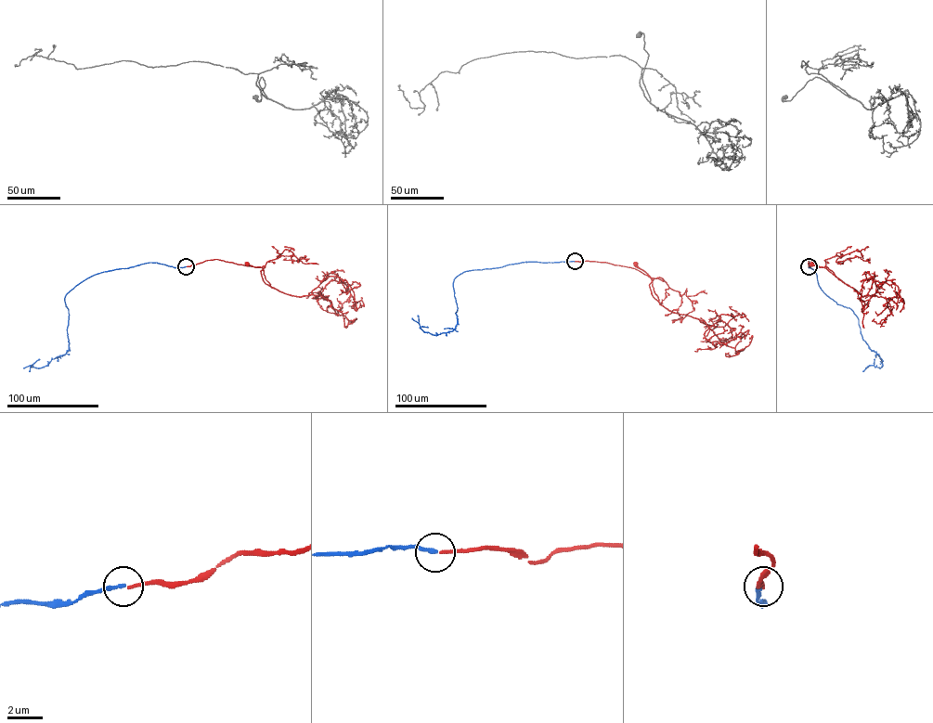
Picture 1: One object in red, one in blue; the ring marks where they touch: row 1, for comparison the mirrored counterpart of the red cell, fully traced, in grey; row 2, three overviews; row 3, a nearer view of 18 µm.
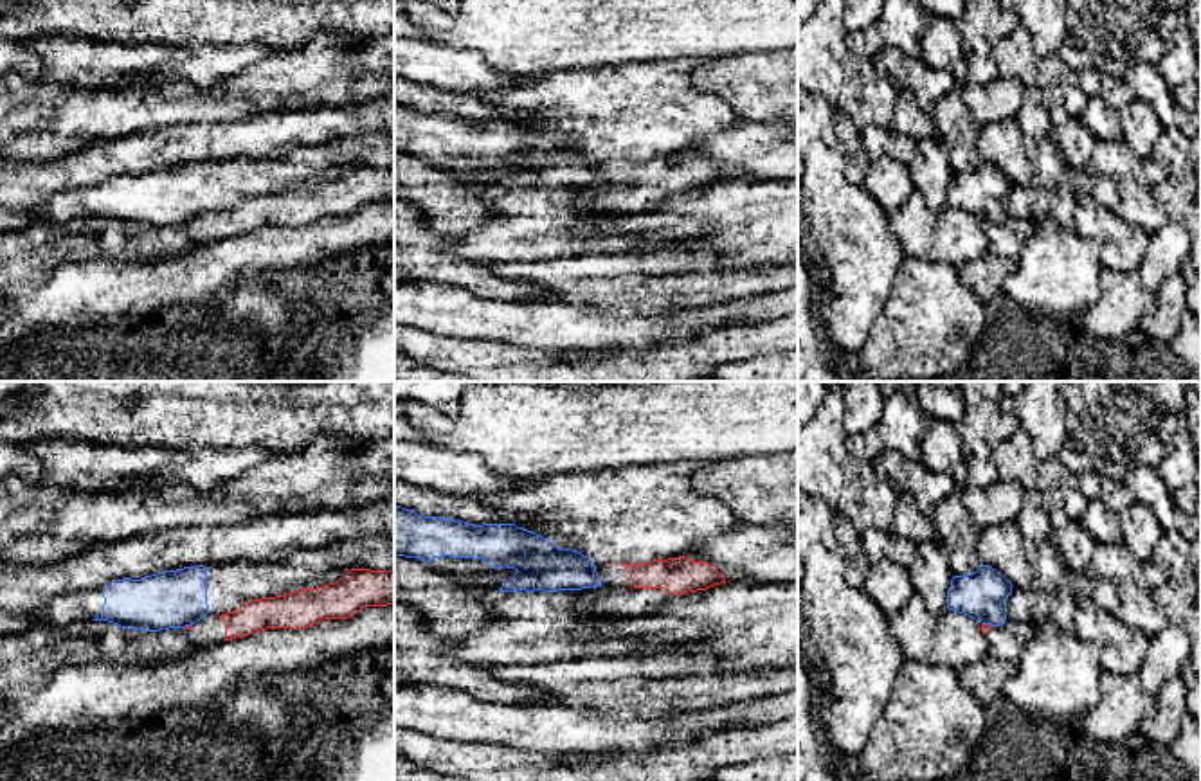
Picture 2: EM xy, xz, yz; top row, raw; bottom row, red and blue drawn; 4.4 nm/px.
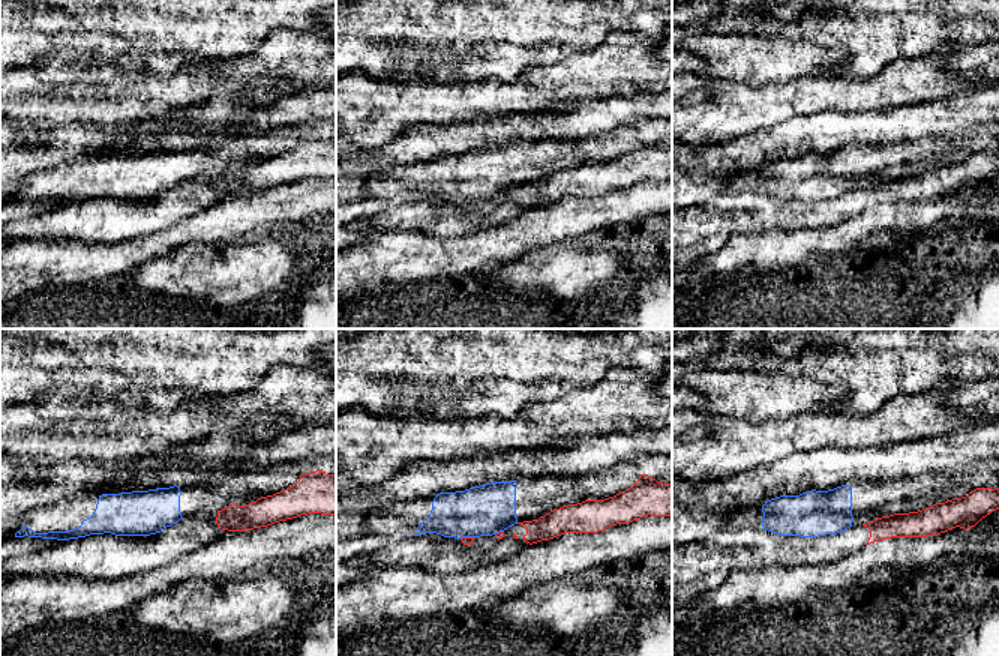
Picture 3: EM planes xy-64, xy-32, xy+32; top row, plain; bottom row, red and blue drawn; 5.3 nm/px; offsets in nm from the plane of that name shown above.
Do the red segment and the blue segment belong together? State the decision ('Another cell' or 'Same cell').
Another cell

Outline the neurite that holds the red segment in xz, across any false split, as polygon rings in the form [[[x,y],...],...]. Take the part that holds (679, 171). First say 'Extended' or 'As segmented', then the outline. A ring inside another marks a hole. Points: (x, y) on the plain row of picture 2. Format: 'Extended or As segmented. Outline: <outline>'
Extended. Outline: [[[686,153],[648,160],[596,162],[600,184],[582,185],[583,211],[641,214],[657,209],[679,191],[706,187],[726,180],[715,162]]]

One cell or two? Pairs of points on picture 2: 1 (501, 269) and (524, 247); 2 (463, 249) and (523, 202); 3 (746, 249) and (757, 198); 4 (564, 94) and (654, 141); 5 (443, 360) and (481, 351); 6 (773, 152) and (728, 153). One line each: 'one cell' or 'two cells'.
1: two cells
2: one cell
3: one cell
4: one cell
5: one cell
6: one cell

